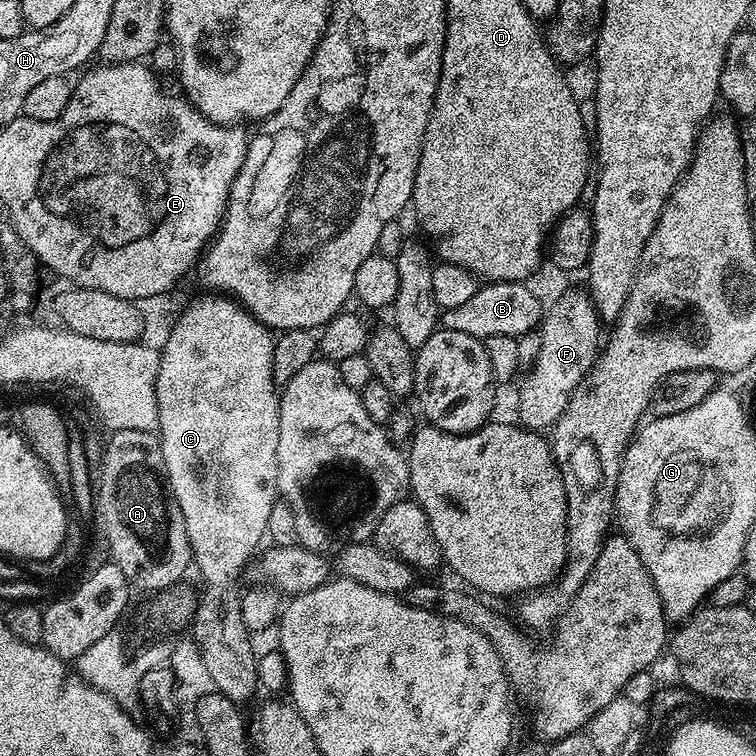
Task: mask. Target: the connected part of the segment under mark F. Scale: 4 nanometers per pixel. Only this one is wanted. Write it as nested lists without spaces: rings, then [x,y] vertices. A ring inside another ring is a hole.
[[[568,290],[550,304],[539,325],[540,353],[527,369],[528,377],[520,384],[519,423],[529,430],[548,430],[558,422],[584,375],[596,363],[602,344],[602,321],[587,291]],[[549,310],[549,312],[548,312]],[[545,428],[545,429],[544,429]]]

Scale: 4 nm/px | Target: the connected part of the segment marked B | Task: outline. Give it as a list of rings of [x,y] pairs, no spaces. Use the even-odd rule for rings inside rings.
[[[497,280],[477,287],[474,298],[462,306],[441,311],[439,327],[470,334],[476,340],[486,341],[495,336],[521,337],[533,331],[542,320],[542,301],[527,283],[519,280]]]

